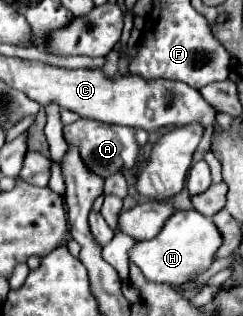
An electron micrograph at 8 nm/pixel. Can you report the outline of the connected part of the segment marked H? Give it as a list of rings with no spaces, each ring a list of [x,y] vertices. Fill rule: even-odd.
[[[196,209],[190,211],[176,211],[162,231],[148,241],[140,241],[130,251],[130,261],[136,263],[144,277],[150,281],[184,285],[190,279],[196,279],[200,273],[210,269],[218,247],[222,245],[222,233],[214,225],[212,219],[204,217]]]

